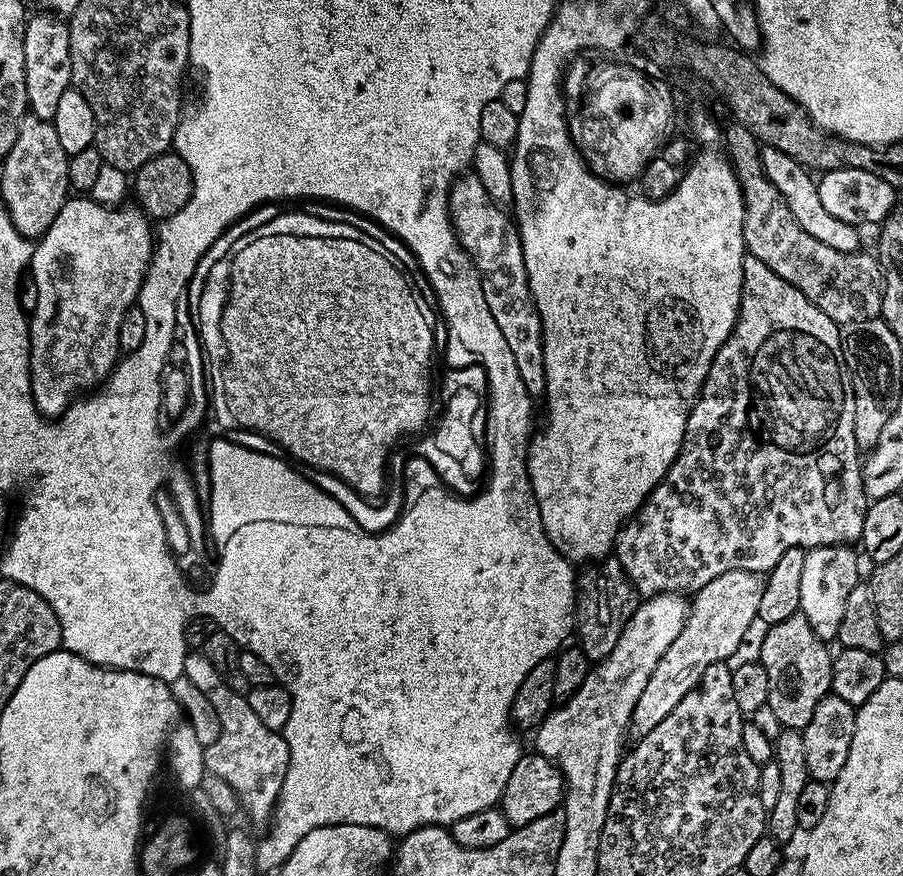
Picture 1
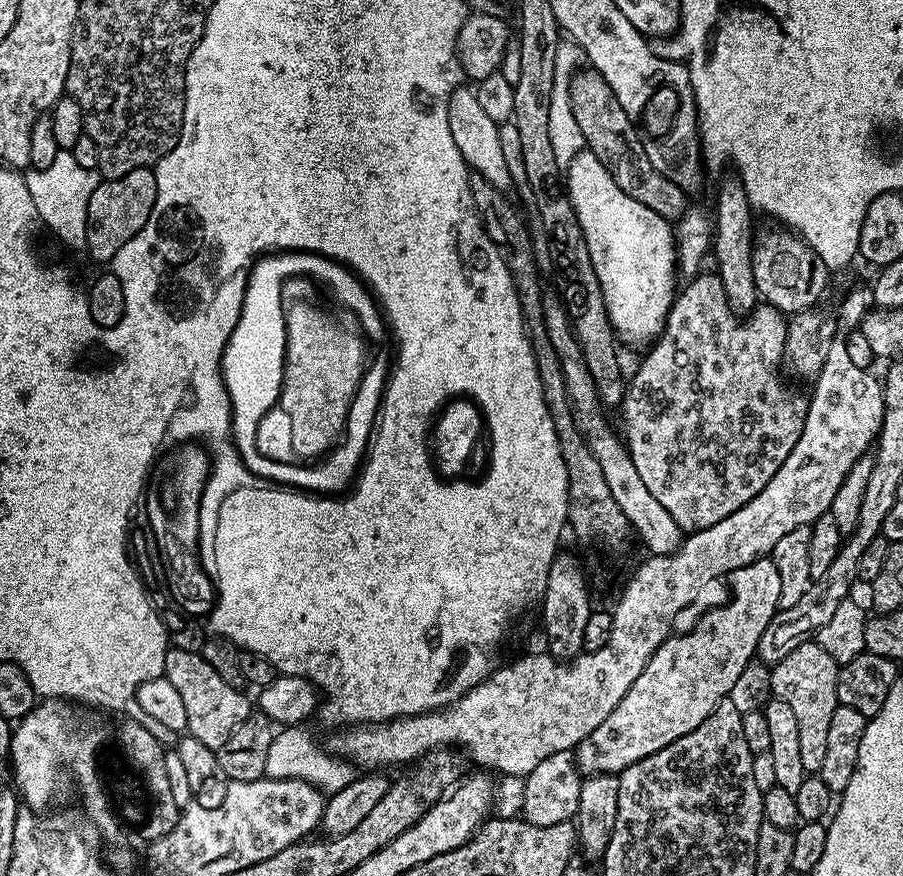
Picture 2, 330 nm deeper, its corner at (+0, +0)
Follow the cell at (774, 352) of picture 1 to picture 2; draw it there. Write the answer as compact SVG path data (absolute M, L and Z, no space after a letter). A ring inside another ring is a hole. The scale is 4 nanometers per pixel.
M697 274L691 277L687 281L688 285L681 292L679 289L675 293L672 309L668 311L668 319L664 321L664 330L647 349L649 352L645 354L644 361L637 366L636 373L633 376L631 373L624 389L624 402L618 409L619 415L624 415L622 436L626 441L630 458L634 462L634 470L638 470L646 490L650 490L650 494L654 494L654 498L658 498L658 502L662 502L663 508L669 512L670 518L674 518L674 522L678 522L681 533L684 534L706 530L710 526L714 526L714 522L722 522L722 518L734 514L734 510L746 506L746 502L753 500L766 486L766 482L770 482L770 478L774 478L774 474L778 474L778 470L782 466L782 462L786 462L790 450L794 450L804 429L808 413L808 396L805 393L791 392L784 385L783 378L780 377L780 368L782 372L782 365L785 363L784 347L788 333L788 320L785 313L760 302L741 319L744 321L739 324L736 321L739 320L737 313L733 312L732 307L728 305L726 290L722 286L719 276L704 275Z

